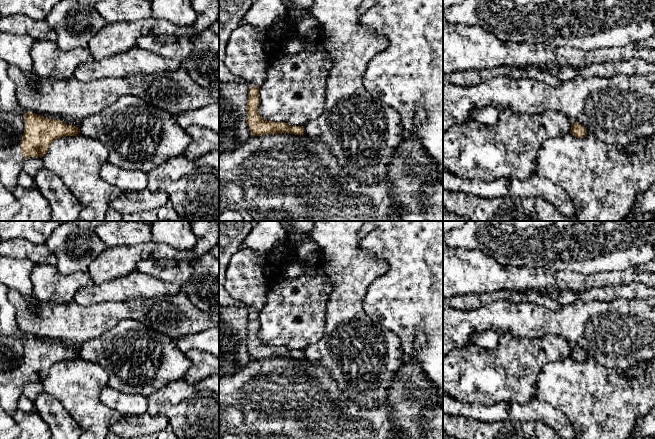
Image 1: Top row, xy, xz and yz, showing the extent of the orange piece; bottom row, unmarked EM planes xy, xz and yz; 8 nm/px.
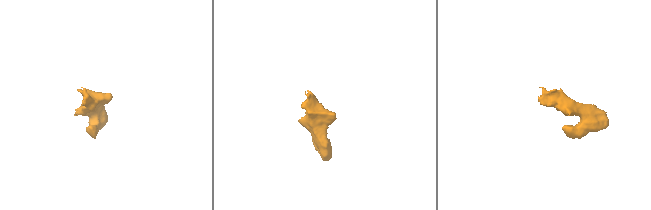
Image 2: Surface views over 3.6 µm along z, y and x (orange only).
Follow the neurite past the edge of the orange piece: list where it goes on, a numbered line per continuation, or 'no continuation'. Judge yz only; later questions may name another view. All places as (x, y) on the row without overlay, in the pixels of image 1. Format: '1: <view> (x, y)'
no continuation

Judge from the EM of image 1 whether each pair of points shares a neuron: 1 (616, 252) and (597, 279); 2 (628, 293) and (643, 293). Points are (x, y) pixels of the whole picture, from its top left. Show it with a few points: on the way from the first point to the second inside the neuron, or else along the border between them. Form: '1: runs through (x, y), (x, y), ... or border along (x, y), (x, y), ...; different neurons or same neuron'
1: border along (625, 268), (591, 274), (578, 272); different neurons
2: runs through (632, 291), (639, 290); same neuron

